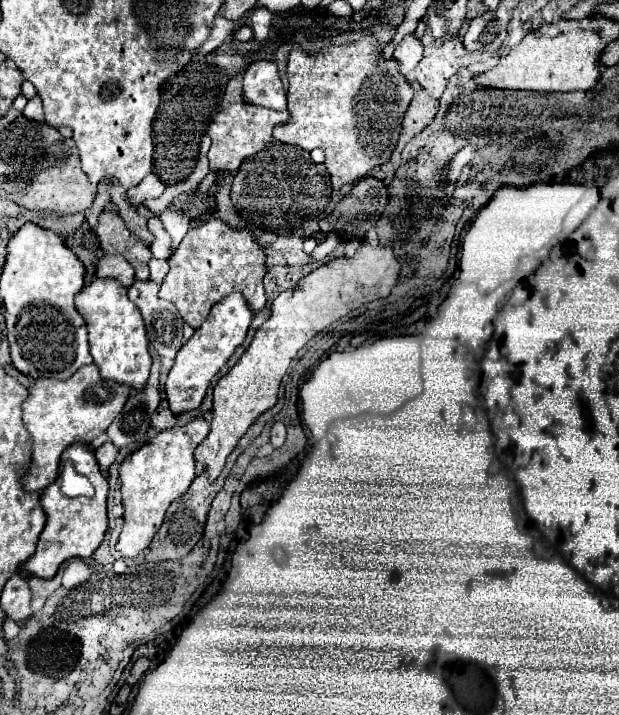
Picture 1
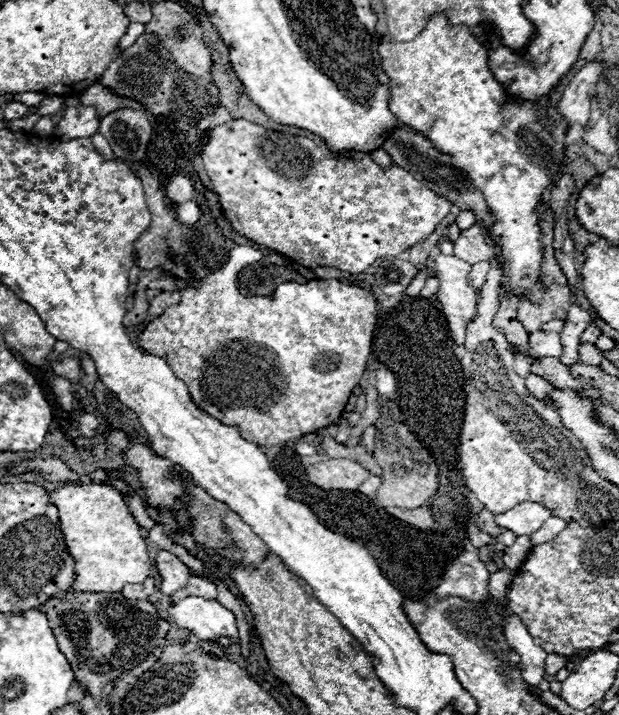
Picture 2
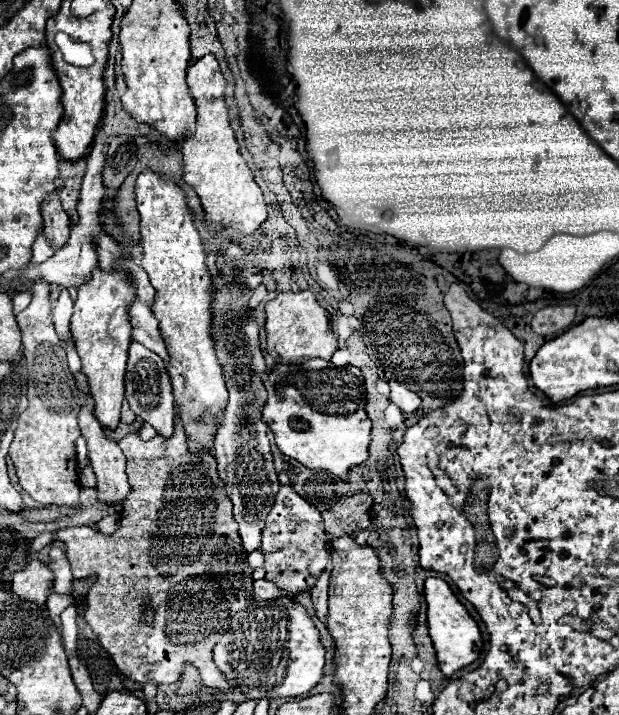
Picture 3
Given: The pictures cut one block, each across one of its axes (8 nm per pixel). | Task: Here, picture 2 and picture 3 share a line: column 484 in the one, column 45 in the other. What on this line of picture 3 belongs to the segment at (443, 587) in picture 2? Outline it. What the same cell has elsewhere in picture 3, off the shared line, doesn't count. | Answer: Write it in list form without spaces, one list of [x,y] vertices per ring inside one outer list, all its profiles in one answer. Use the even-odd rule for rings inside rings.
[[[30,560],[20,572],[14,574],[12,592],[20,600],[30,600],[38,606],[44,606],[50,594],[52,580],[54,580],[54,574],[46,564],[38,560]]]

